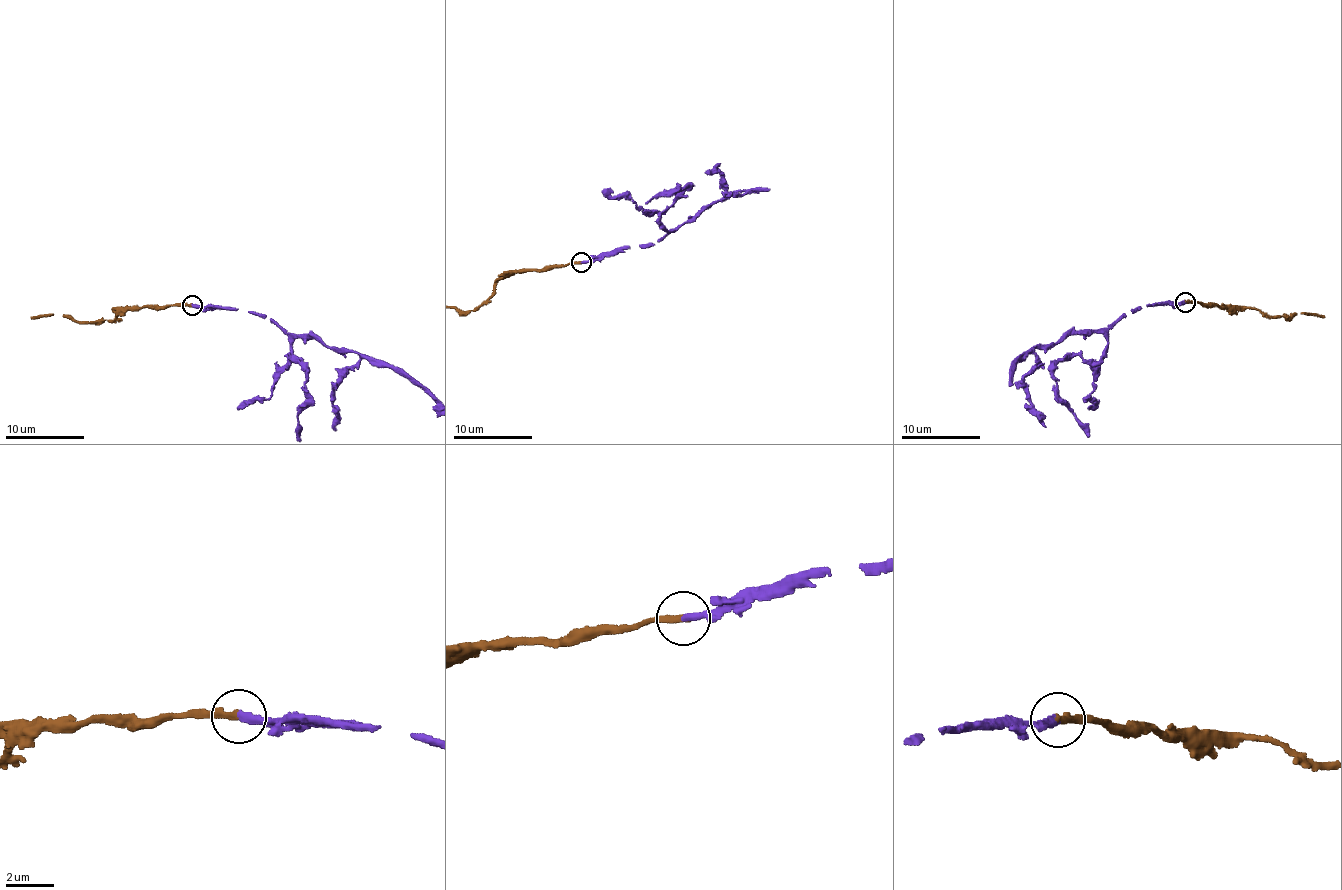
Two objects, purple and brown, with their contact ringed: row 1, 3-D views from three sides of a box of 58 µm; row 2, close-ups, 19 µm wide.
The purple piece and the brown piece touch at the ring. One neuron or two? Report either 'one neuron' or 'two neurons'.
one neuron

